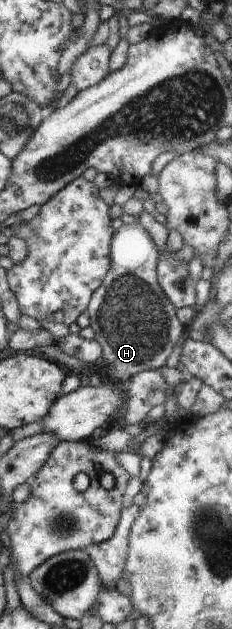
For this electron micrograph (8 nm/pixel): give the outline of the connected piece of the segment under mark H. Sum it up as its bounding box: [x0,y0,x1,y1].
[85,225,185,389]

